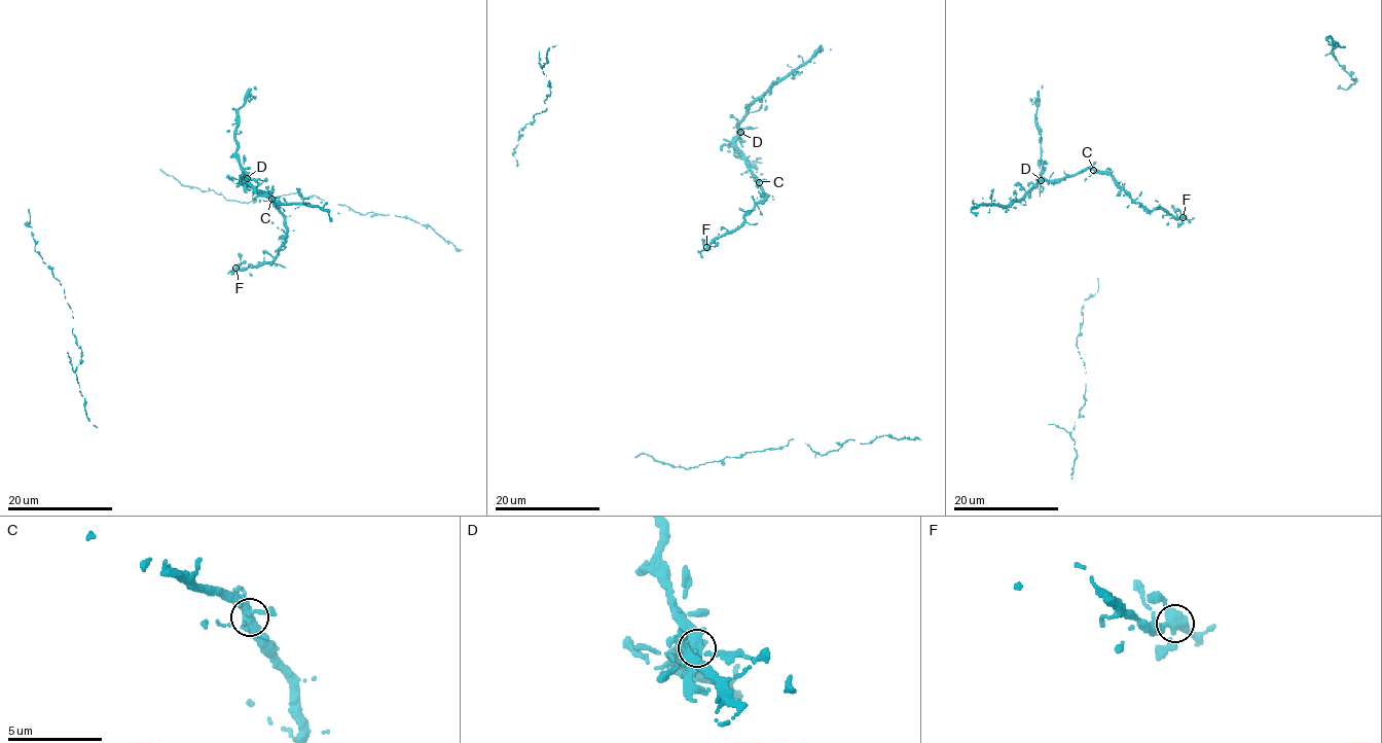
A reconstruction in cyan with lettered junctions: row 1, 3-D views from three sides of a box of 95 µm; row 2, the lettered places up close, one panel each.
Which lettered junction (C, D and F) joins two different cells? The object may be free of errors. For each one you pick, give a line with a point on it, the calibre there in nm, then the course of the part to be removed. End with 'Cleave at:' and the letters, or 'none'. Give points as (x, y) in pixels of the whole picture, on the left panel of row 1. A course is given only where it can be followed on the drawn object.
D: place (247, 178); calibre 480 nm; course (247, 177), (237, 151), (237, 113), (243, 105), (245, 94), (254, 86)
Cleave at: D

